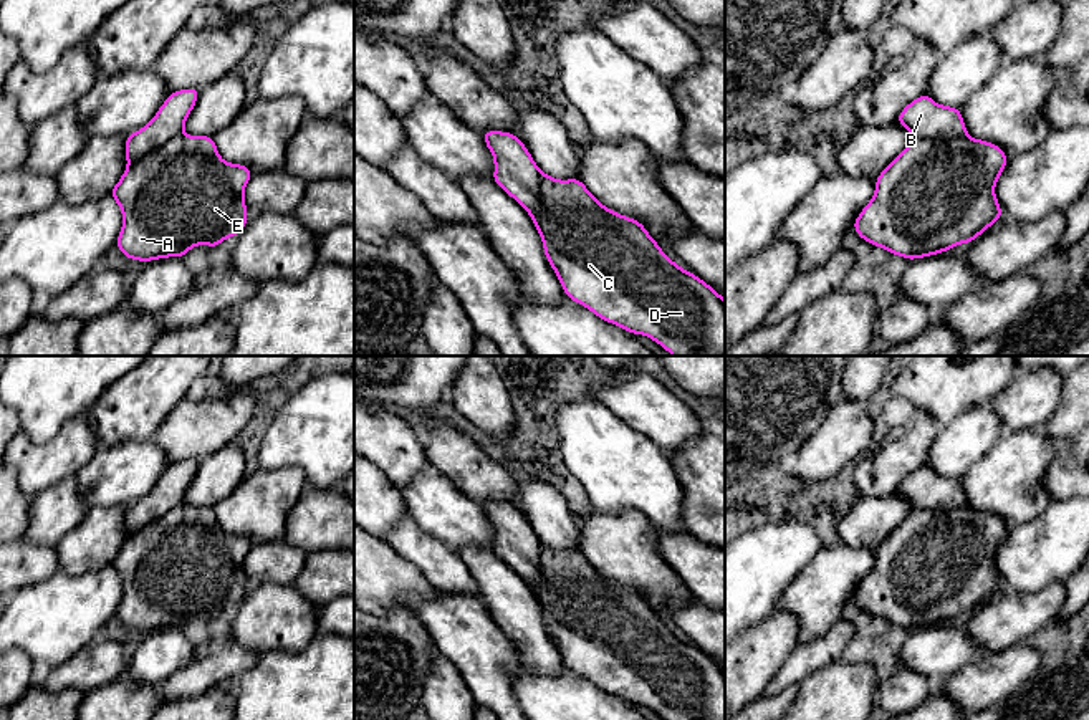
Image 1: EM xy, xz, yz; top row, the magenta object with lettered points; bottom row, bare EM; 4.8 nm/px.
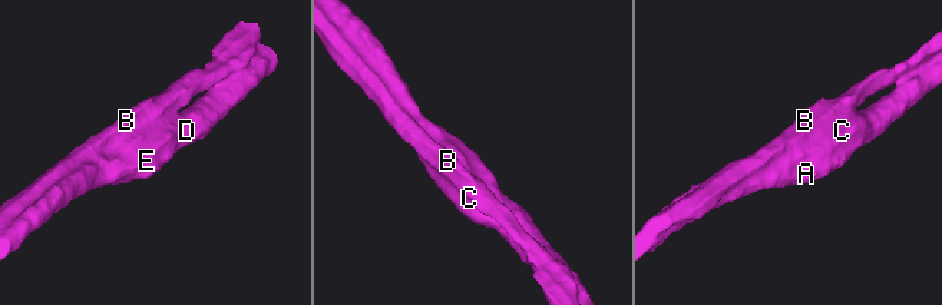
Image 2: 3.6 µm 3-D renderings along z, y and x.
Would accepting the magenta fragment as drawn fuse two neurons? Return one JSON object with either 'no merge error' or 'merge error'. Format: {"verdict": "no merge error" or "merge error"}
{"verdict": "no merge error"}

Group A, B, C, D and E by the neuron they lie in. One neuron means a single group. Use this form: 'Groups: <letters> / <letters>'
Groups: A B C D E

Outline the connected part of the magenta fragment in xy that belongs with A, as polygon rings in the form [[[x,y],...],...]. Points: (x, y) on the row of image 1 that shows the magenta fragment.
[[[197,88],[170,93],[144,127],[126,136],[129,164],[109,195],[122,212],[122,228],[114,245],[129,260],[182,258],[197,245],[215,248],[242,233],[248,222],[243,192],[253,172],[243,164],[225,162],[212,136],[182,132],[199,93]]]

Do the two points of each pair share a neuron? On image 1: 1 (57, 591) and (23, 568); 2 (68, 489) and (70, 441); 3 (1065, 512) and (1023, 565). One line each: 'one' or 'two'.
1: two
2: two
3: one

